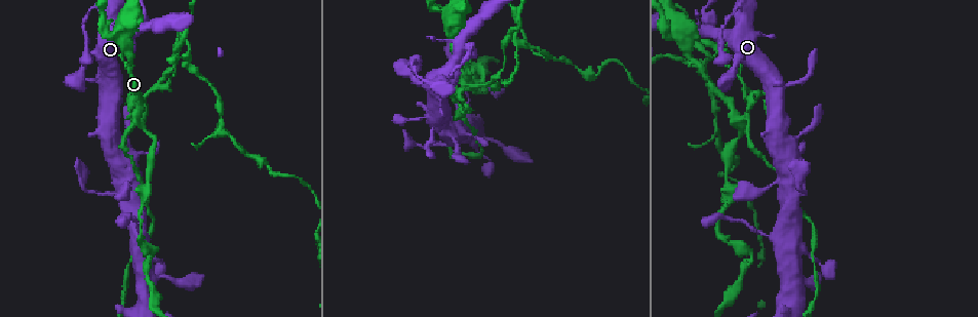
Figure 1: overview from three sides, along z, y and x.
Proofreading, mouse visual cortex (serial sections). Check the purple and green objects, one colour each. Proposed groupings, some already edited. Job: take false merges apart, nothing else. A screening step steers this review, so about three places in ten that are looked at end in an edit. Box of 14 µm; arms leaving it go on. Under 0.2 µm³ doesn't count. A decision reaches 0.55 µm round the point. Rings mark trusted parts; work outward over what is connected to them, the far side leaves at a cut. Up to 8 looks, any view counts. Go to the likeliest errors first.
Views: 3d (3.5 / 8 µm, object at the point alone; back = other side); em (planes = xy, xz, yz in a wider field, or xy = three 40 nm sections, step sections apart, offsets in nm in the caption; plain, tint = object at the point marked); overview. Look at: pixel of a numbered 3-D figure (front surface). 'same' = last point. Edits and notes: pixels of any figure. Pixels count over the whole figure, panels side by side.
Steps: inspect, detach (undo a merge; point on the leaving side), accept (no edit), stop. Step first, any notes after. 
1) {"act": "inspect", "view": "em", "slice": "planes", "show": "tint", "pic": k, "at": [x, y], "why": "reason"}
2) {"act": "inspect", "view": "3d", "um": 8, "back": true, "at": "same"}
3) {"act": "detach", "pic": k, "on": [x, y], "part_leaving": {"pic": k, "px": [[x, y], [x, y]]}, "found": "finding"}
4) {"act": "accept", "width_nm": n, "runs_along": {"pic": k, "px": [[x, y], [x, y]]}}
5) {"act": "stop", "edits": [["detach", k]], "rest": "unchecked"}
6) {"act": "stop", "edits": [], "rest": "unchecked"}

{"act": "inspect", "view": "em", "slice": "xy", "step": 5, "show": "tint", "pic": 1, "at": [741, 118], "why": "four arms meet"}

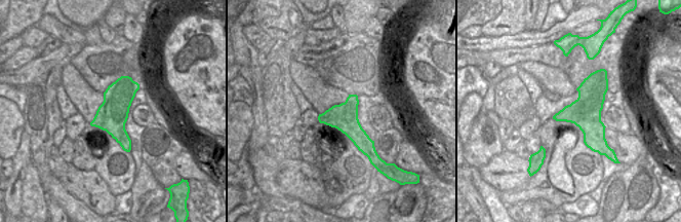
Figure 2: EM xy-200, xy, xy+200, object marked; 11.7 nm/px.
{"act": "inspect", "view": "3d", "um": 3.5, "at": "same"}

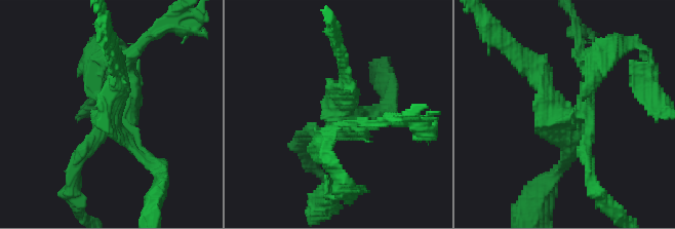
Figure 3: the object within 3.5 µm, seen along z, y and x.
{"act": "detach", "pic": 3, "on": [104, 72], "arm_widths_nm": [150, 200, 200, 250], "border": {"pic": 2, "px": [[600, 120], [579, 119], [571, 122]]}, "found": "two cells meet here"}

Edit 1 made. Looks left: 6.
{"act": "inspect", "view": "3d", "um": 3.5, "pic": 1, "at": [728, 201], "why": "sudden change in width"}

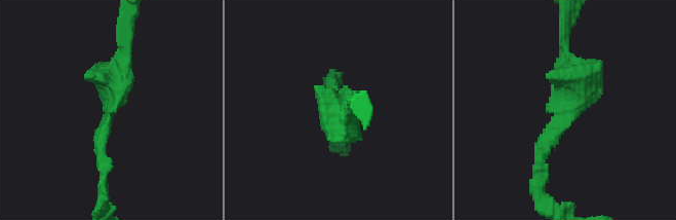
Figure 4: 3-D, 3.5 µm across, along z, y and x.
{"act": "inspect", "view": "em", "slice": "planes", "show": "tint", "pic": 4, "at": [110, 112], "why": "need the tissue"}

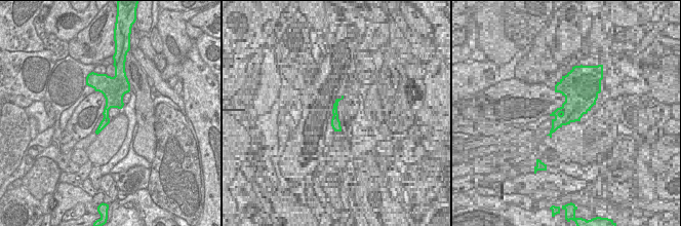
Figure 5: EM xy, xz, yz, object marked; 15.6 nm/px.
{"act": "inspect", "view": "em", "slice": "xy", "step": 1, "show": "tint", "at": "same"}

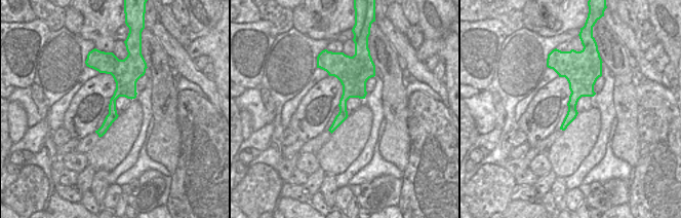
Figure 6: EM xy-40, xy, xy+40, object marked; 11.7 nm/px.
{"act": "accept", "runs_along": {"pic": 6, "px": [[109, 64], [120, 91], [101, 133]]}, "found": "continuous, no second cell"}

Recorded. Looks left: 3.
{"act": "inspect", "view": "em", "slice": "xy", "step": 1, "show": "tint", "pic": 1, "at": [477, 93]}

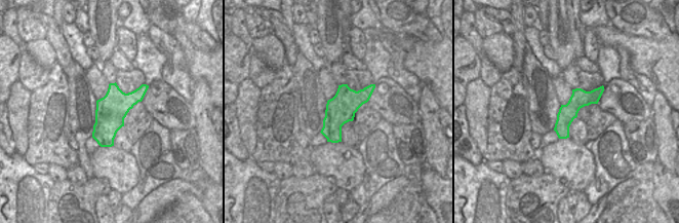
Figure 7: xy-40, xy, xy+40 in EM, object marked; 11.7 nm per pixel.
{"act": "inspect", "view": "3d", "um": 3.5, "at": "same"}

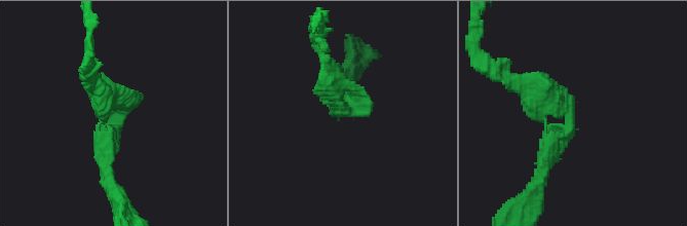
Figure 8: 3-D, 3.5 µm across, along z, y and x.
{"act": "accept", "runs_along": {"pic": 8, "px": [[517, 80], [572, 112], [542, 162]]}, "found": "all the same cell"}

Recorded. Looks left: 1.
{"act": "stop", "edits": [["detach", 3]], "rest": "unchecked"}

